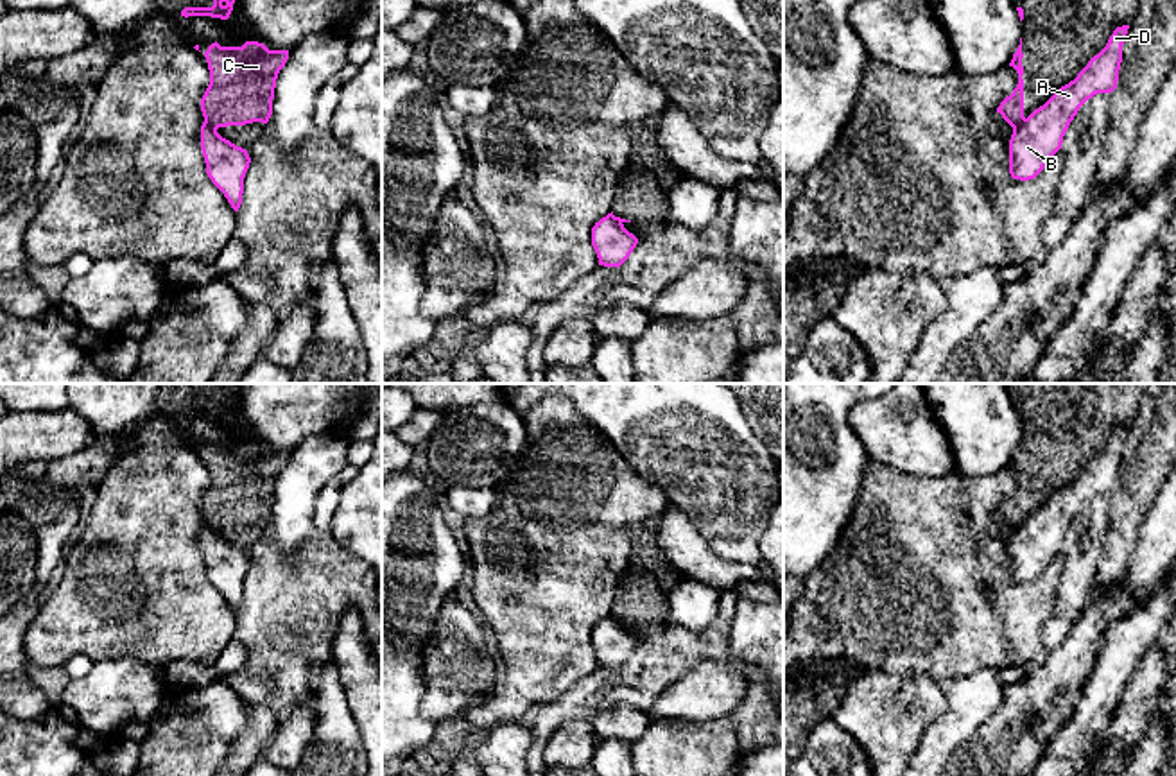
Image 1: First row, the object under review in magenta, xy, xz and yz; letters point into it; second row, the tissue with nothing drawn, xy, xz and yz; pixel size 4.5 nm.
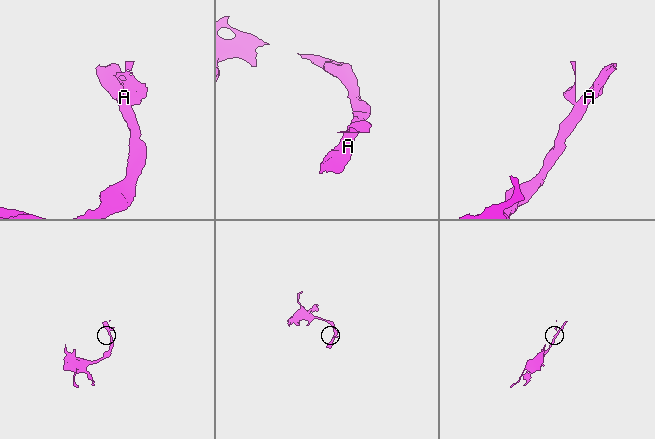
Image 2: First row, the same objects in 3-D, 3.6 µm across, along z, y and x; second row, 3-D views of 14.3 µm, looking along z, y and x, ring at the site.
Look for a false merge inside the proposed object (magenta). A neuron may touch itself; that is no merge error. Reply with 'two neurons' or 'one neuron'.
two neurons

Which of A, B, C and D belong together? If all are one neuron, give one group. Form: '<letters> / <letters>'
A B D / C

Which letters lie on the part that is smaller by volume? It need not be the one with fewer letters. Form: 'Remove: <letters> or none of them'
Remove: C

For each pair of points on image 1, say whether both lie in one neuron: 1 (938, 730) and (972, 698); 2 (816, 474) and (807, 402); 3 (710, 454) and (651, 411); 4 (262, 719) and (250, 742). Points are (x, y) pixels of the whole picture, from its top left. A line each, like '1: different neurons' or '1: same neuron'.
1: same neuron
2: same neuron
3: same neuron
4: same neuron

